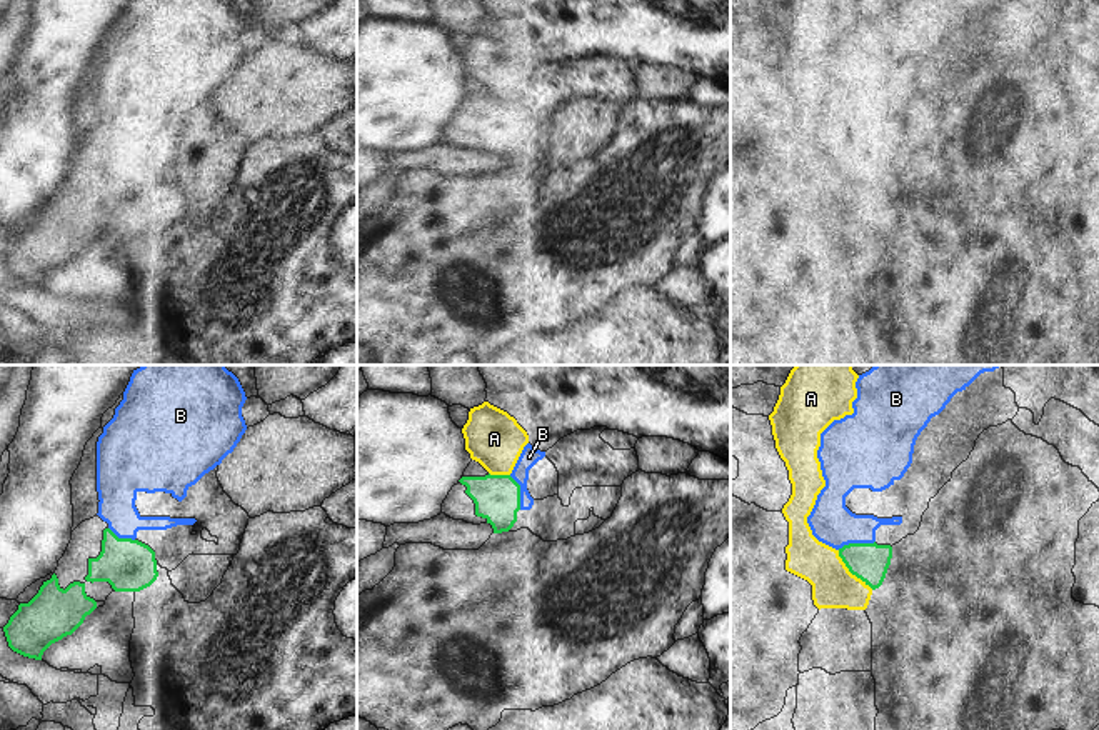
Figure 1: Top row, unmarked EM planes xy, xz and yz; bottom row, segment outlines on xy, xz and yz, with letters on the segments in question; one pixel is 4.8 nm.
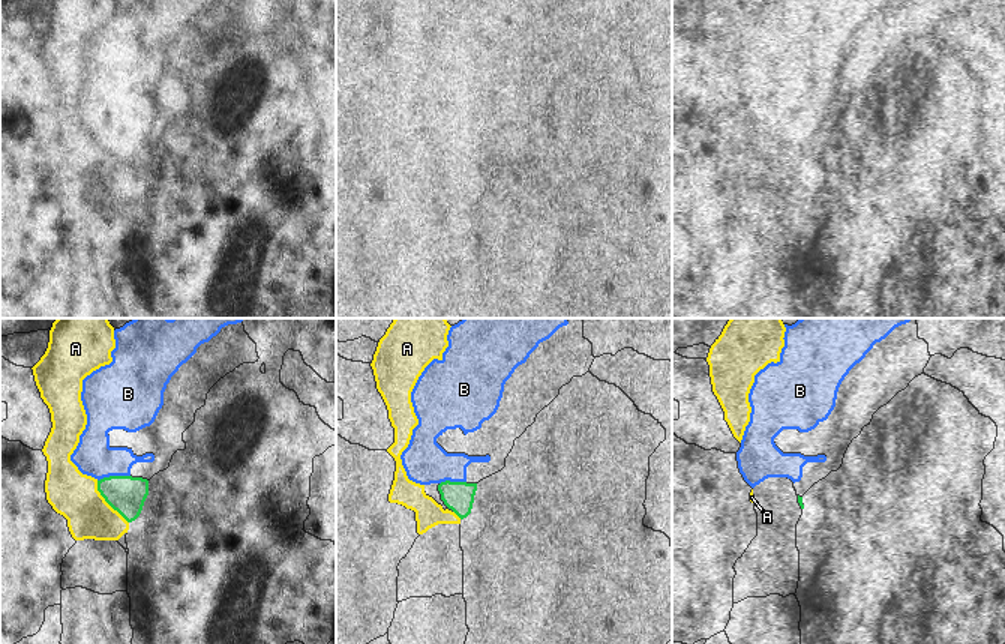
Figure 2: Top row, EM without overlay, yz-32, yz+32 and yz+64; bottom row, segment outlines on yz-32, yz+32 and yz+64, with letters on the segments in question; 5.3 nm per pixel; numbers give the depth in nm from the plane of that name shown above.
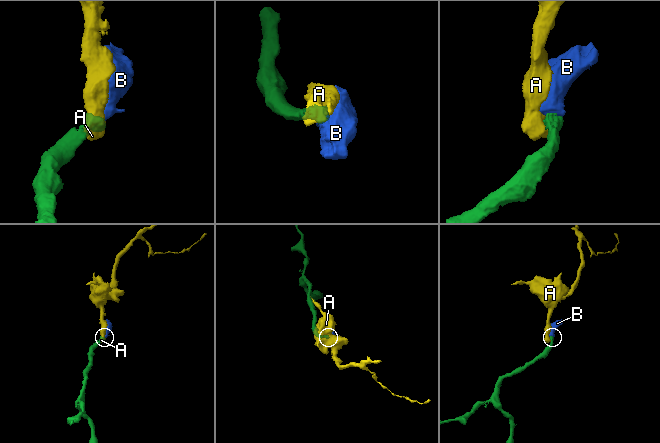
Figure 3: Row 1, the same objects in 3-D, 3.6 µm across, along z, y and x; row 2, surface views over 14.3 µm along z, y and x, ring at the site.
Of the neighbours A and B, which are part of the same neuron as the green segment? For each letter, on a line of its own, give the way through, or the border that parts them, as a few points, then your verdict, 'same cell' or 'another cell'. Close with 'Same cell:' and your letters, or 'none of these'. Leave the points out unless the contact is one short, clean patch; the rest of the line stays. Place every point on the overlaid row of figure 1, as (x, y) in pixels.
A: border yz (838, 550), (844, 565), (873, 589); another cell
B: way yz (869, 562), (856, 544), (831, 522); same cell
Same cell: B

